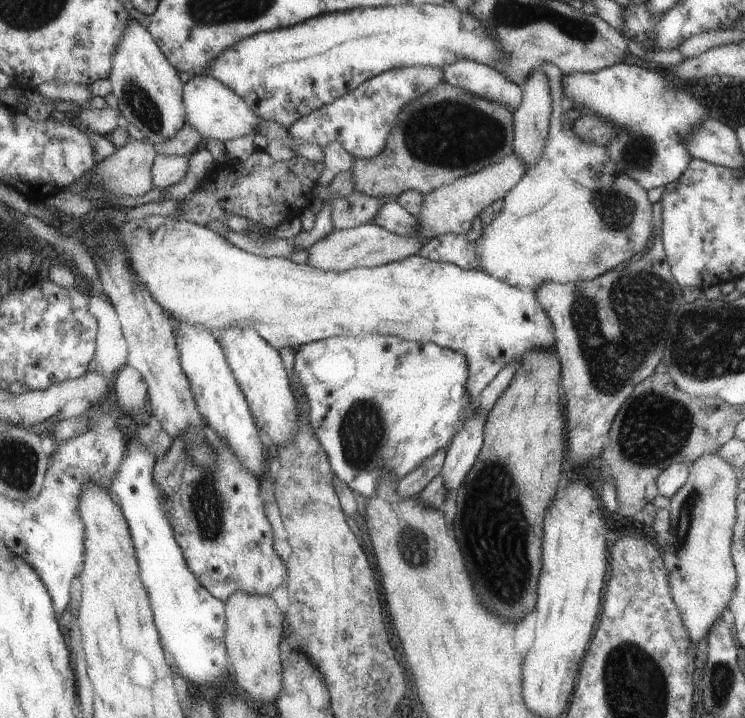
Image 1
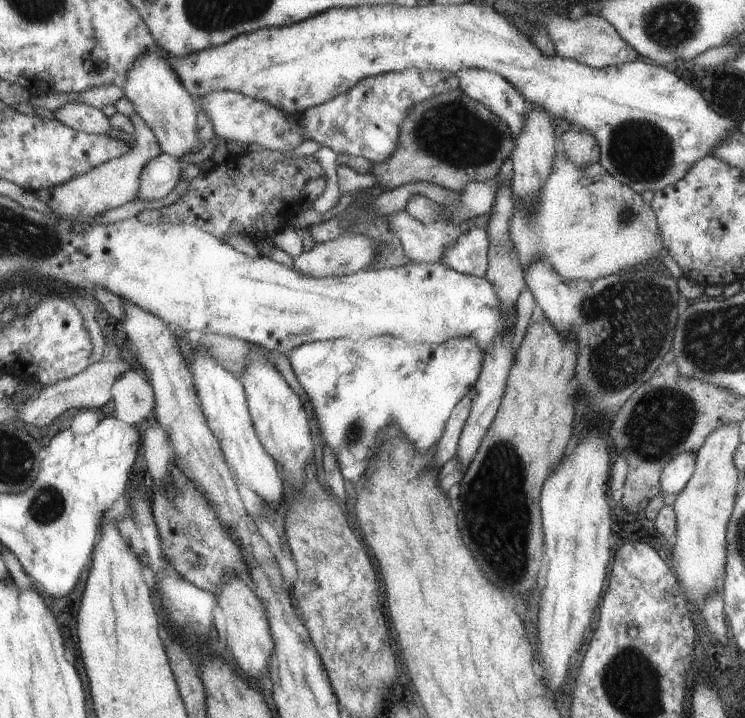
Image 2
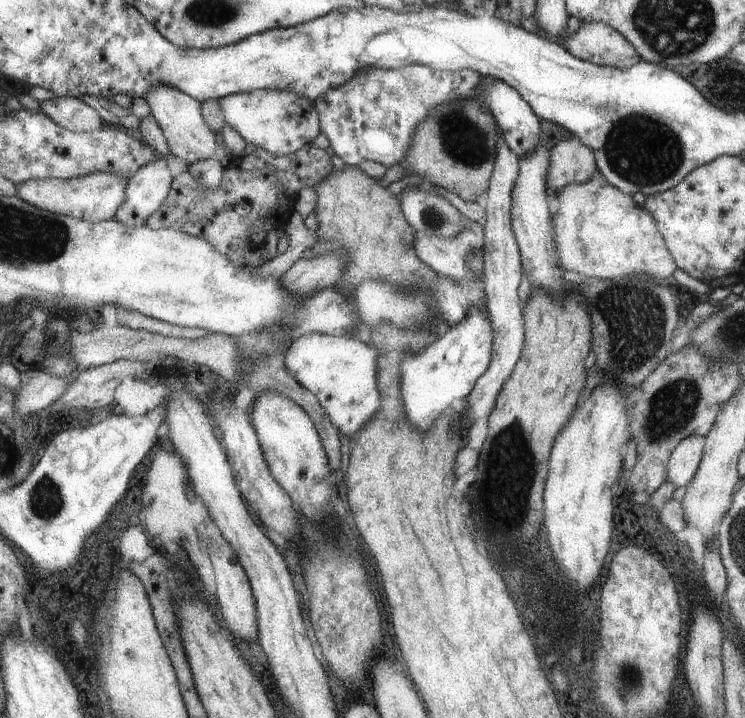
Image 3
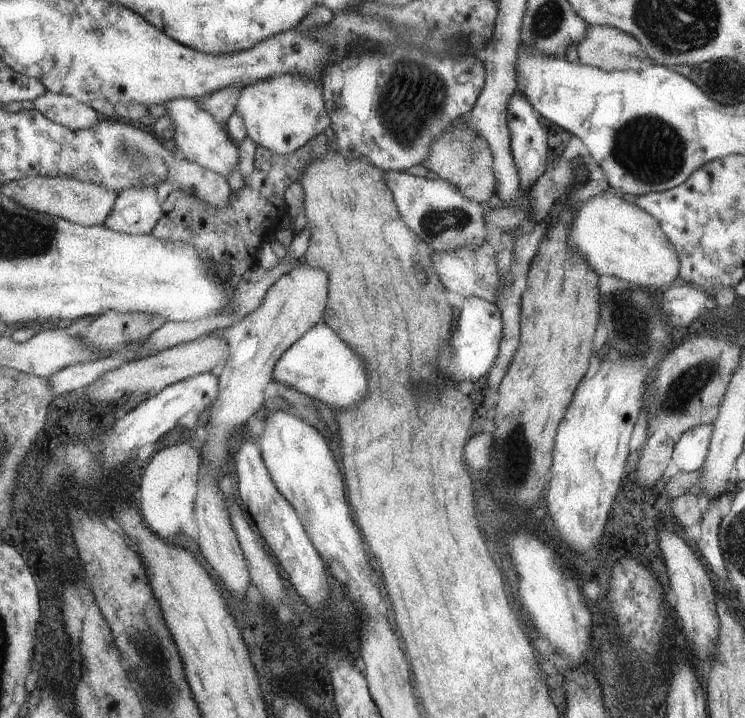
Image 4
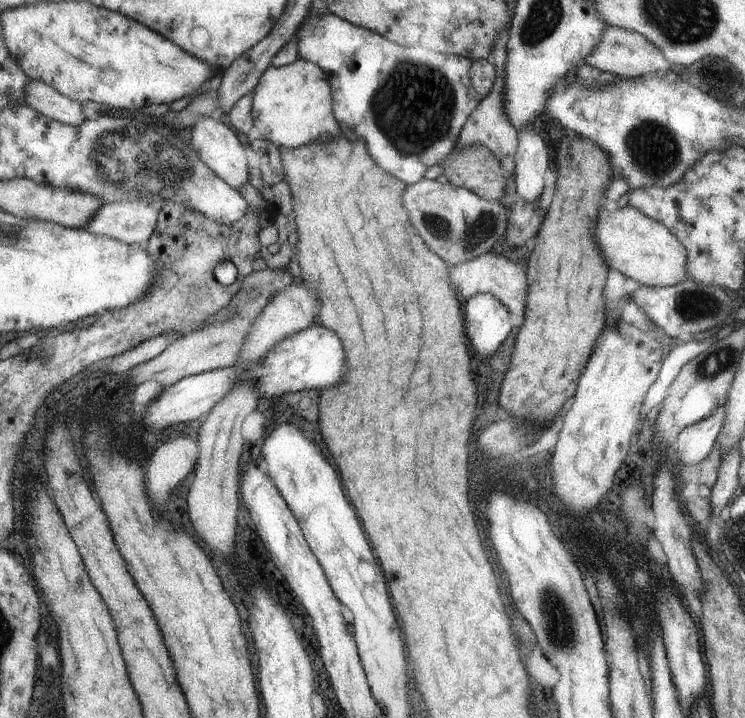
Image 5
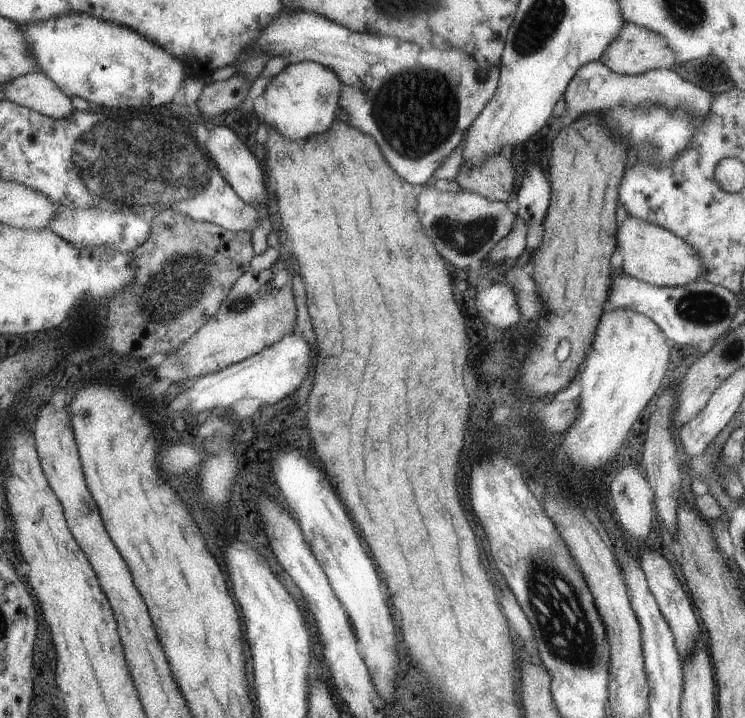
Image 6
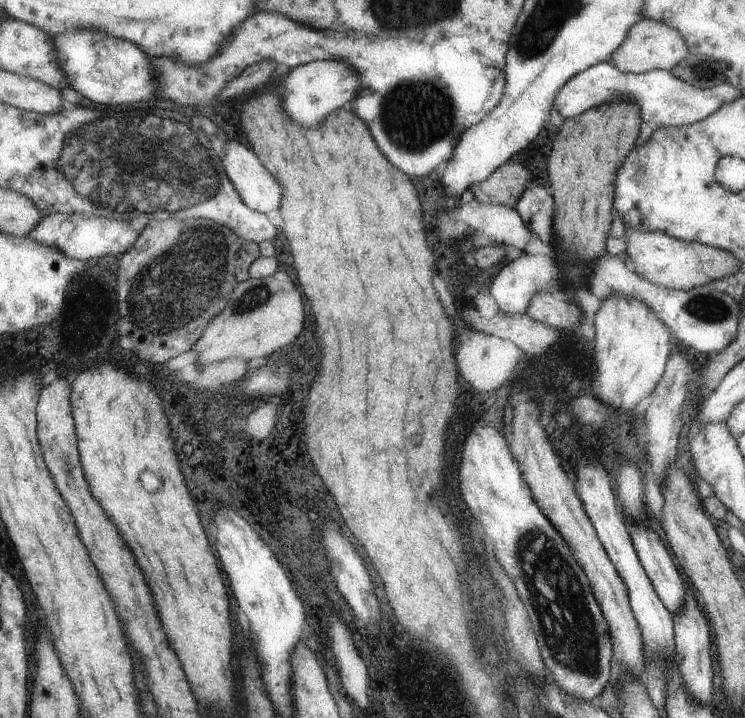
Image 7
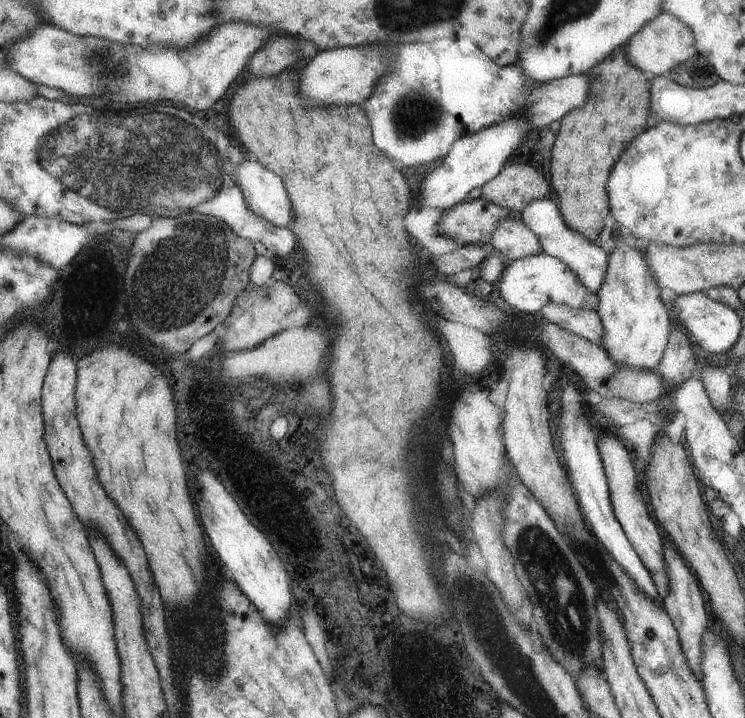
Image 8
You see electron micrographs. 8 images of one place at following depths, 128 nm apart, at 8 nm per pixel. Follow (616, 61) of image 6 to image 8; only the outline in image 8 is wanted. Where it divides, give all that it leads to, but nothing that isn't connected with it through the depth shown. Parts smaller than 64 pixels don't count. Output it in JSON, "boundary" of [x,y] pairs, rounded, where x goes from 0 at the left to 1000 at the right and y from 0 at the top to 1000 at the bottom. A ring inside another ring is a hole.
{"boundary":[[[887,17],[871,32],[860,39],[839,58],[842,86],[844,91],[858,95],[860,100],[871,100],[874,104],[894,104],[909,89],[919,86],[925,78],[930,78],[937,70],[932,64],[933,53],[926,39],[922,39],[911,25],[906,25],[898,17]]]}

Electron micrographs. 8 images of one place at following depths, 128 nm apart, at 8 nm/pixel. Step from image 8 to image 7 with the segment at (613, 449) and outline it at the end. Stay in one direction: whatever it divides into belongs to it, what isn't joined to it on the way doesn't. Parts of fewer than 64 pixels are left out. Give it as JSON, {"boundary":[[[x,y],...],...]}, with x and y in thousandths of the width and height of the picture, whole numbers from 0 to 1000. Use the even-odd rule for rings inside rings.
{"boundary":[[[839,724],[852,769],[867,794],[885,836],[902,858],[911,852],[919,838],[919,816],[911,797],[903,788],[901,774],[887,760],[885,749],[867,728],[859,724]]]}

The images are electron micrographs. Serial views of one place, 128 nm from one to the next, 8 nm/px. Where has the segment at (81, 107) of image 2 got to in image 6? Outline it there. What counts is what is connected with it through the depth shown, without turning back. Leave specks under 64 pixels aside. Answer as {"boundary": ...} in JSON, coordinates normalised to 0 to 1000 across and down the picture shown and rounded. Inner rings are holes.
{"boundary":[[[36,102],[1,118],[7,139],[71,166],[95,159],[94,136],[56,102]]]}

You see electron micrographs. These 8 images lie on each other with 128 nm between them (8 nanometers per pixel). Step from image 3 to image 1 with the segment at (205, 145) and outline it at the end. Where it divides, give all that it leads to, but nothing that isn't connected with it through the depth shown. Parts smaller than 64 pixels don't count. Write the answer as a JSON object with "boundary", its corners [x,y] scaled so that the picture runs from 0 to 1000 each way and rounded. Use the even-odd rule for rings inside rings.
{"boundary":[[[172,26],[170,39],[165,39],[160,50],[160,61],[154,61],[148,104],[142,110],[149,118],[149,131],[157,136],[164,171],[179,173],[207,203],[235,189],[250,171],[244,114],[207,52],[181,26]]]}

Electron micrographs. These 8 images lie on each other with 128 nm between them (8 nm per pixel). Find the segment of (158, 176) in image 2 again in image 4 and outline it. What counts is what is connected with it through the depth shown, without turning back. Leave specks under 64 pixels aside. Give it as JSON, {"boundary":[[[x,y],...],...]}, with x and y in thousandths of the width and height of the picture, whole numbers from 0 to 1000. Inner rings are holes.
{"boundary":[[[193,253],[187,262],[162,265],[138,315],[162,326],[200,326],[216,301],[208,263]]]}

